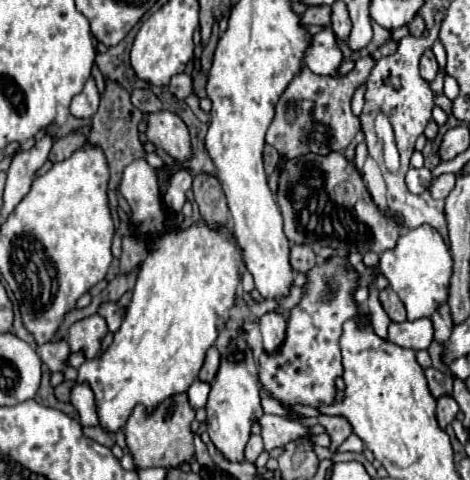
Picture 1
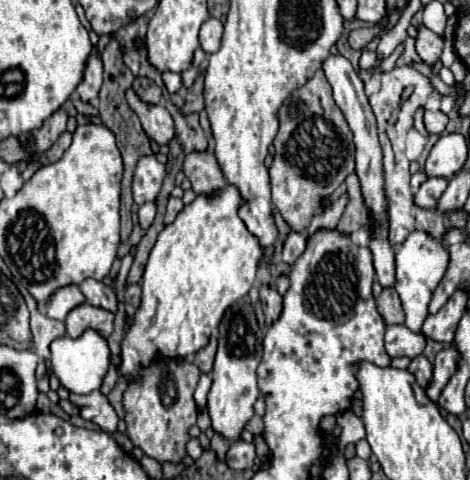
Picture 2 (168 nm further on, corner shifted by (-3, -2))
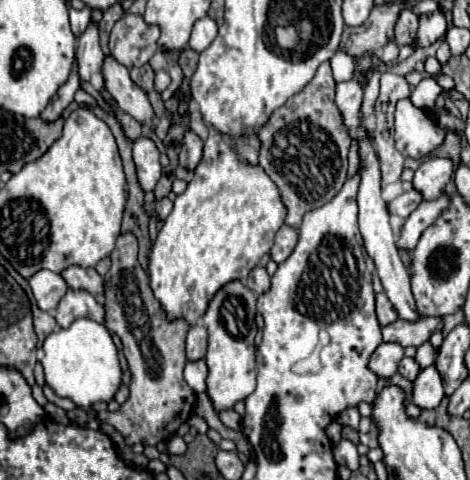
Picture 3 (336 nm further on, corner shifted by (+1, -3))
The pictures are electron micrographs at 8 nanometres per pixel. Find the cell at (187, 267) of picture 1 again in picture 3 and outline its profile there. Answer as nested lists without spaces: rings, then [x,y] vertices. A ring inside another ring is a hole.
[[[210,133],[204,141],[202,161],[194,169],[194,177],[186,191],[176,197],[172,213],[166,217],[150,253],[150,287],[156,299],[162,303],[170,319],[184,317],[190,325],[204,315],[214,291],[230,279],[244,279],[256,263],[270,251],[276,231],[284,225],[286,207],[280,199],[280,191],[274,181],[264,173],[260,165],[244,161],[230,141],[220,133]]]

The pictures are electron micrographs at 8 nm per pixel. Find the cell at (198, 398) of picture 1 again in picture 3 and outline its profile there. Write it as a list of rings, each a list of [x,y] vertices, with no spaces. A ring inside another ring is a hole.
[[[204,359],[188,361],[184,367],[184,379],[196,393],[206,391],[206,375],[208,375],[208,365]]]

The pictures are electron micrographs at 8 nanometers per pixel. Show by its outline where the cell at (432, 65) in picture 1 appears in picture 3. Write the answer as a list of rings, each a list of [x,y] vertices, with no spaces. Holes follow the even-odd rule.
[[[402,9],[398,15],[398,21],[396,21],[396,27],[394,27],[396,43],[400,47],[410,45],[414,41],[416,29],[418,29],[418,15],[412,9]]]

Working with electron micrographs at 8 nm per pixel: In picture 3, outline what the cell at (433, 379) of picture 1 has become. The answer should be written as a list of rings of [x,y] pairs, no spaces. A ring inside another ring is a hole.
[[[404,357],[404,359],[400,361],[398,373],[400,373],[402,377],[406,377],[408,381],[414,381],[414,379],[418,377],[418,365],[414,363],[414,359],[412,359],[412,357]]]

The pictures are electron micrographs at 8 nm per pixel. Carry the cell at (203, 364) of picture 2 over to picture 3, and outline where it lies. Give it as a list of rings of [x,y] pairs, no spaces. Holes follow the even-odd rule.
[[[202,323],[194,325],[190,331],[188,331],[188,339],[186,339],[186,357],[190,361],[196,361],[196,359],[202,359],[206,355],[206,347],[208,347],[208,341],[206,341],[206,327]]]

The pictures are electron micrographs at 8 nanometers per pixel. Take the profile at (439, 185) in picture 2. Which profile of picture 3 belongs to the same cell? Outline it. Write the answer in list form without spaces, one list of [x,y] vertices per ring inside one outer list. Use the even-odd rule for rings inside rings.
[[[406,191],[402,193],[400,197],[396,197],[394,201],[390,201],[386,207],[388,207],[388,213],[390,215],[398,215],[402,219],[406,219],[410,215],[410,211],[414,211],[414,207],[418,207],[422,199],[418,199],[418,191]]]

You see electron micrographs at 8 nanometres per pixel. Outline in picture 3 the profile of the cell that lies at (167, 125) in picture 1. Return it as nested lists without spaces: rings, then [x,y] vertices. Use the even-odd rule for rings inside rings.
[[[112,55],[104,57],[102,63],[102,79],[106,91],[112,95],[112,99],[118,103],[122,111],[132,115],[138,123],[150,123],[154,113],[152,105],[146,97],[146,91],[142,91],[132,79],[124,65],[120,65]]]

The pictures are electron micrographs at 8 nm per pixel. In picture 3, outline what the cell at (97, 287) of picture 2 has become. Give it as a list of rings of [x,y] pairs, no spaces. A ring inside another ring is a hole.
[[[70,265],[60,275],[68,283],[68,287],[72,287],[72,289],[84,289],[84,291],[90,291],[92,295],[102,293],[102,277],[96,273],[94,267]]]

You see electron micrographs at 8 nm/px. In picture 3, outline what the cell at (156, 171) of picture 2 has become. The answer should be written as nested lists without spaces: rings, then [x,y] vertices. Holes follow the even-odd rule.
[[[140,135],[134,141],[134,163],[138,171],[138,181],[144,191],[152,191],[160,179],[162,165],[160,165],[160,153],[152,139]]]

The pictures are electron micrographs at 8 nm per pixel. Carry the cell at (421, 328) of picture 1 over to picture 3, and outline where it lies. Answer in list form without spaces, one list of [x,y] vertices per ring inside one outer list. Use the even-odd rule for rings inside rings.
[[[380,343],[370,355],[368,369],[376,373],[378,379],[390,379],[398,371],[398,363],[404,357],[404,349],[398,343]]]

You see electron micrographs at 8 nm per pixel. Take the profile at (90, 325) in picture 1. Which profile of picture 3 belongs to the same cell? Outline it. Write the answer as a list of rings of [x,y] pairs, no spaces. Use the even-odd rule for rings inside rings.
[[[68,289],[56,307],[56,321],[60,327],[70,327],[70,323],[78,317],[88,317],[98,323],[104,323],[104,307],[82,289]]]

